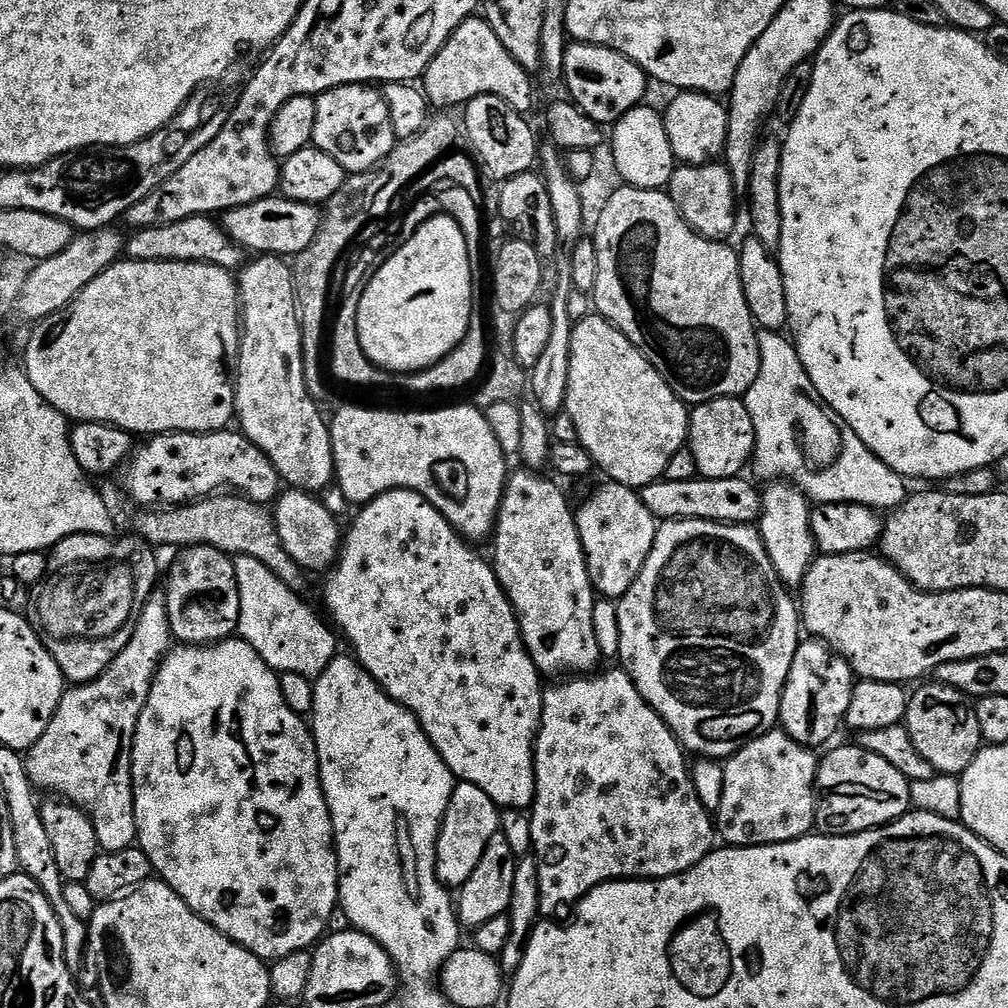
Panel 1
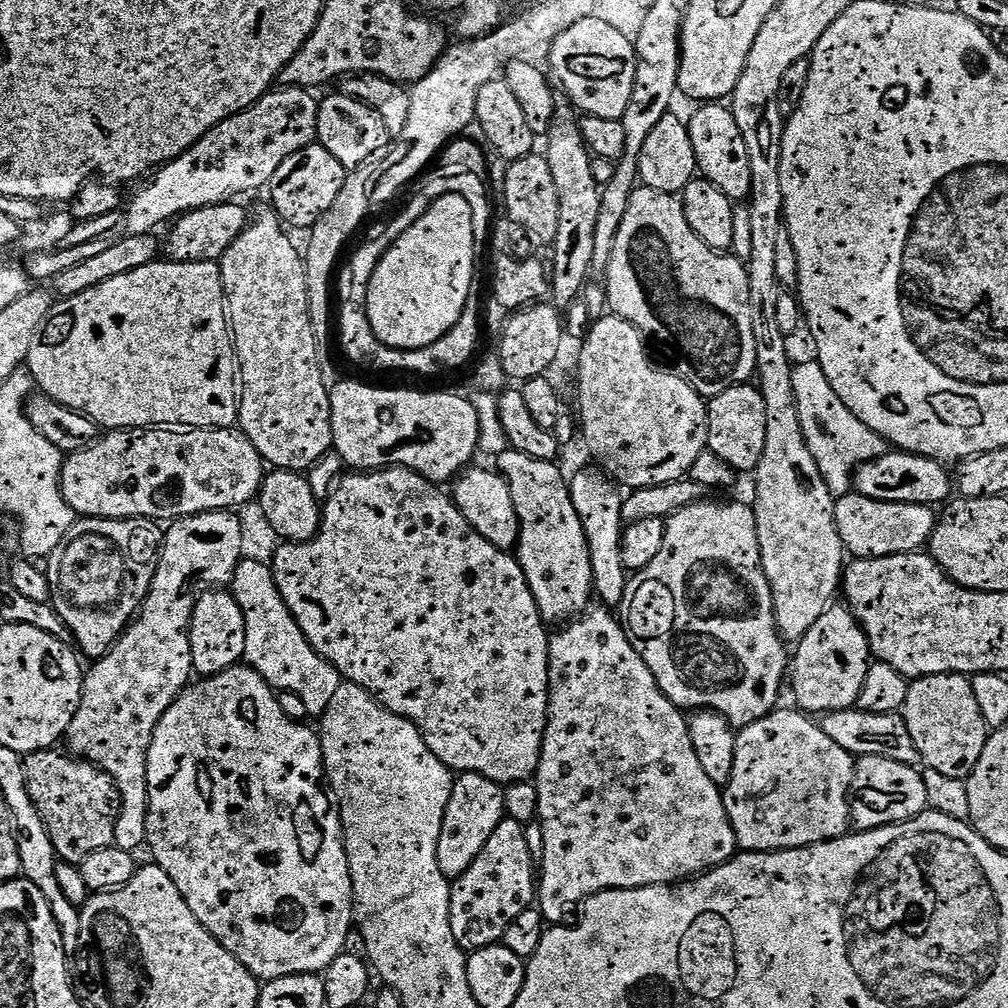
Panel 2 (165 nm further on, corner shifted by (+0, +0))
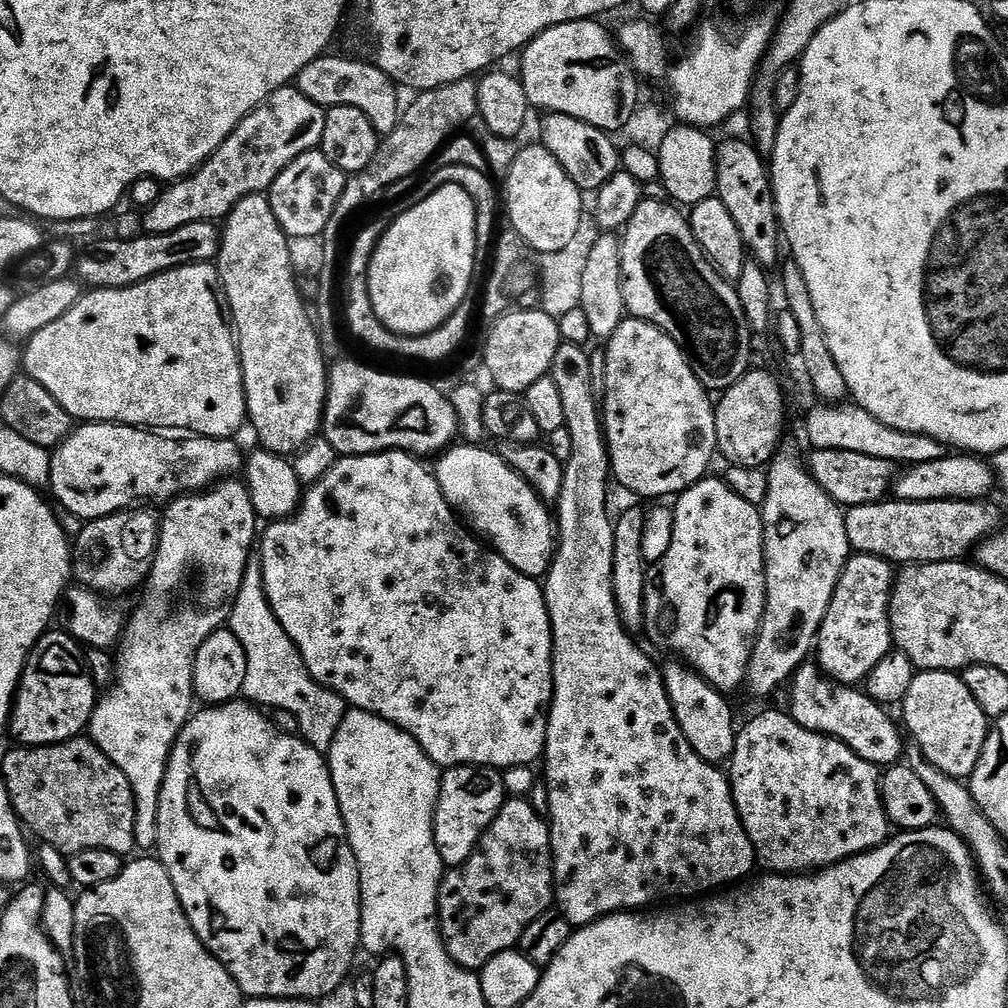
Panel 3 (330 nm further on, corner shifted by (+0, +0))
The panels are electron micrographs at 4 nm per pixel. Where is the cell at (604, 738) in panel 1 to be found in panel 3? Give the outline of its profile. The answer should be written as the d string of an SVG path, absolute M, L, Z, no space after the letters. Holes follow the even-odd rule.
M562 342L558 346L558 354L554 354L552 380L558 386L562 397L566 422L564 426L570 430L571 453L564 466L560 499L554 504L554 523L558 529L558 543L552 564L548 567L548 575L543 577L542 587L544 601L552 623L552 706L548 709L548 729L546 730L546 746L542 757L544 772L548 775L547 815L550 817L552 830L552 875L554 877L554 900L559 911L570 921L573 929L584 928L601 920L603 916L613 916L615 912L635 912L648 910L659 900L676 902L681 898L700 898L717 890L727 889L737 882L753 875L752 867L757 867L756 851L740 821L736 802L732 797L732 786L727 775L720 773L715 764L708 764L690 746L686 734L676 721L672 703L668 700L668 691L664 688L664 677L659 667L652 665L652 660L635 644L633 637L620 621L618 606L614 598L612 571L614 570L614 527L613 517L608 517L608 480L610 484L610 465L608 462L608 441L604 438L602 408L591 385L591 358L589 349L578 344Z

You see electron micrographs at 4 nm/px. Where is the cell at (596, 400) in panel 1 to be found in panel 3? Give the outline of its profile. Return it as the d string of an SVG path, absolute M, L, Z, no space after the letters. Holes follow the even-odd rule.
M626 318L614 330L614 334L606 341L606 351L604 353L606 364L606 390L602 399L602 423L604 426L604 438L608 441L608 462L611 475L624 488L629 488L632 492L637 492L640 496L669 496L675 497L677 494L686 491L691 484L705 479L709 475L708 467L712 464L712 455L717 455L716 446L716 409L713 397L704 383L697 378L692 369L692 362L687 352L674 342L662 329L653 324L648 324L645 320Z

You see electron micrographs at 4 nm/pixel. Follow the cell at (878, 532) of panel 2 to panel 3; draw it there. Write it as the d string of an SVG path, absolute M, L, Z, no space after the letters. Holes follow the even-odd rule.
M895 498L879 504L867 504L847 509L844 521L848 543L857 553L865 556L880 556L883 560L900 566L937 564L951 560L964 560L979 545L1001 527L1000 512L984 500L931 500L930 502L906 502Z

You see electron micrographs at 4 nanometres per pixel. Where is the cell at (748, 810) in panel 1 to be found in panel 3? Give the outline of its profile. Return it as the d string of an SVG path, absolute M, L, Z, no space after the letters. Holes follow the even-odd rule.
M787 711L784 712L760 712L748 725L739 729L736 737L736 745L732 751L730 761L730 783L732 786L732 797L736 802L736 809L740 814L746 834L756 851L757 861L765 864L767 871L772 874L807 874L821 868L828 868L831 864L840 864L844 860L857 856L859 852L868 852L886 843L890 838L890 821L888 812L884 809L884 798L882 795L882 772L879 767L866 762L854 750L850 750L841 740L833 740L831 736L823 736L821 732L806 730Z

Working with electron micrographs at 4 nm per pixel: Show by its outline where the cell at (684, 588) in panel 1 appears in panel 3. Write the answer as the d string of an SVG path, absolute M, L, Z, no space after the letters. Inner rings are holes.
M705 478L697 484L691 484L686 491L679 493L674 500L674 538L670 542L670 550L656 564L647 569L646 594L644 595L644 626L643 631L656 644L677 652L695 668L712 687L719 692L731 694L736 687L745 683L748 675L748 663L752 657L752 647L756 645L756 637L760 635L760 624L764 621L764 521L759 507L746 498L740 498L723 479Z

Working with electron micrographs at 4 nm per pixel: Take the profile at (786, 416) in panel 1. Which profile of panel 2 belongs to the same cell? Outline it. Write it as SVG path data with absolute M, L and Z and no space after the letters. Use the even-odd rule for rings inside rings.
M818 362L811 363L797 363L792 369L800 425L804 431L806 446L810 446L810 454L814 454L814 462L826 486L832 491L833 497L839 498L853 491L857 468L884 455L886 442L877 432L870 430L870 426L863 424L848 409L846 402L838 398L838 394L834 394L834 386L830 386L822 366Z

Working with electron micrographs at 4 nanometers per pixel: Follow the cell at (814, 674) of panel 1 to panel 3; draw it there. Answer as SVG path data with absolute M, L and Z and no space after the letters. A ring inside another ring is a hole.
M852 554L844 565L844 573L840 575L838 586L834 590L834 598L826 610L826 618L820 627L820 635L816 637L814 656L820 665L820 669L836 680L839 684L849 686L859 685L867 681L870 670L886 658L888 652L893 651L892 639L892 589L898 579L897 573L892 573L893 565L880 556L865 556Z

